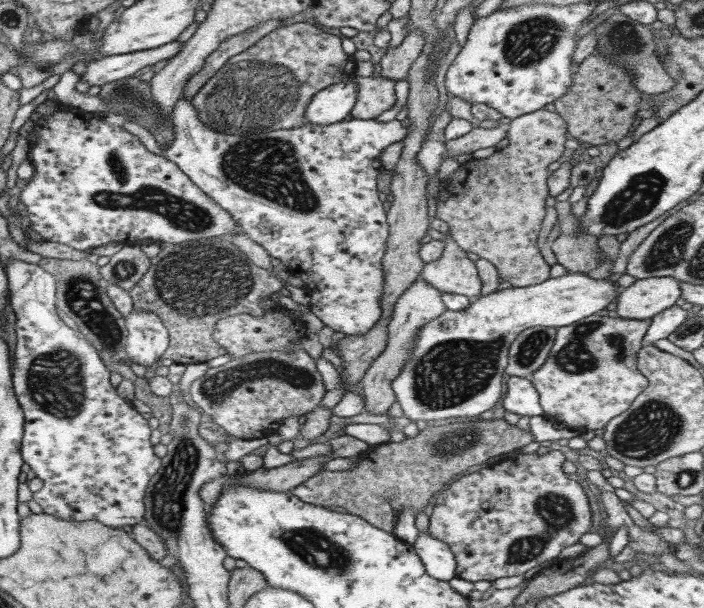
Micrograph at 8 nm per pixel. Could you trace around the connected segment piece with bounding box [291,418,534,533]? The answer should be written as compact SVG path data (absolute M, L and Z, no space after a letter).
M478 418L443 421L430 423L421 430L415 437L407 437L401 442L388 442L378 444L373 450L367 450L354 456L356 466L353 469L343 471L320 471L311 476L306 482L295 486L291 491L298 496L299 500L307 504L320 506L340 506L346 508L349 514L360 516L363 520L373 524L375 528L393 533L398 516L404 509L413 509L416 514L424 509L432 494L439 494L445 485L450 485L455 476L476 466L476 464L486 463L488 458L504 455L517 448L522 448L526 444L534 441L531 432L520 429L516 425L511 425L502 419L479 420Z

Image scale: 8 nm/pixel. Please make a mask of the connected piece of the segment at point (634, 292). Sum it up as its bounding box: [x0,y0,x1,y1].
[616,277,681,320]

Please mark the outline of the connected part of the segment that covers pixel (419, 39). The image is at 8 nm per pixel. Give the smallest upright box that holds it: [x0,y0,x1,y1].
[381,29,425,82]

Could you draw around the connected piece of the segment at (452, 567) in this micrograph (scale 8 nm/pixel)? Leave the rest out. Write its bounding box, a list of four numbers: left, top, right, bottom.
[413,532,457,582]

